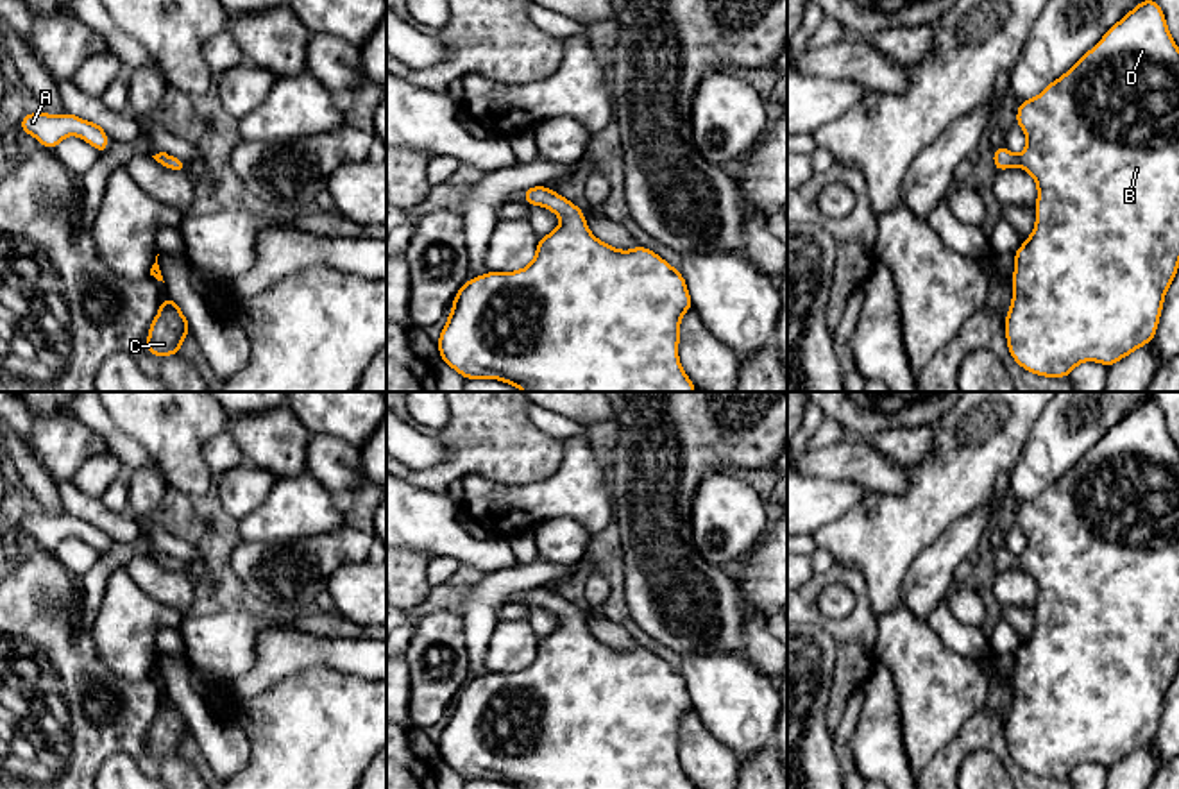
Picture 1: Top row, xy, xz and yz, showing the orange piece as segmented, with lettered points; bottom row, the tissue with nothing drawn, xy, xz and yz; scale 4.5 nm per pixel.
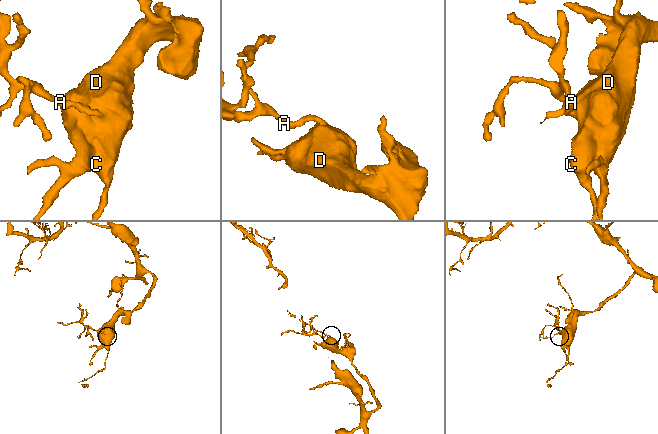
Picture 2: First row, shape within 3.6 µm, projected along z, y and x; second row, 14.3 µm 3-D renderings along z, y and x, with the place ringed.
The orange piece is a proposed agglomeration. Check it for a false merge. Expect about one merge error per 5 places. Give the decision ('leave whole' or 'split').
leave whole

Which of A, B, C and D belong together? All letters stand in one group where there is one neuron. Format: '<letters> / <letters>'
A B C D

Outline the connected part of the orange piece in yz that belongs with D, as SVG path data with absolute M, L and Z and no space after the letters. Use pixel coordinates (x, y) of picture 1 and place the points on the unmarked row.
M1152 399L1143 401L1115 424L1104 438L1088 451L1064 476L1050 483L1038 497L1020 503L1016 524L1027 544L1020 556L1004 546L995 549L997 573L1020 567L1032 576L1038 587L1036 626L1014 657L1013 701L1005 716L1007 750L1025 771L1043 778L1068 778L1082 762L1098 762L1106 768L1150 744L1159 725L1165 694L1179 671L1179 449L1168 433L1163 410Z

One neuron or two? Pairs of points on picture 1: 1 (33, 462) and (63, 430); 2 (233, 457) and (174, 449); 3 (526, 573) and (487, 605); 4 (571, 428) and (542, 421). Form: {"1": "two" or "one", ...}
{"1": "two", "2": "two", "3": "one", "4": "one"}

